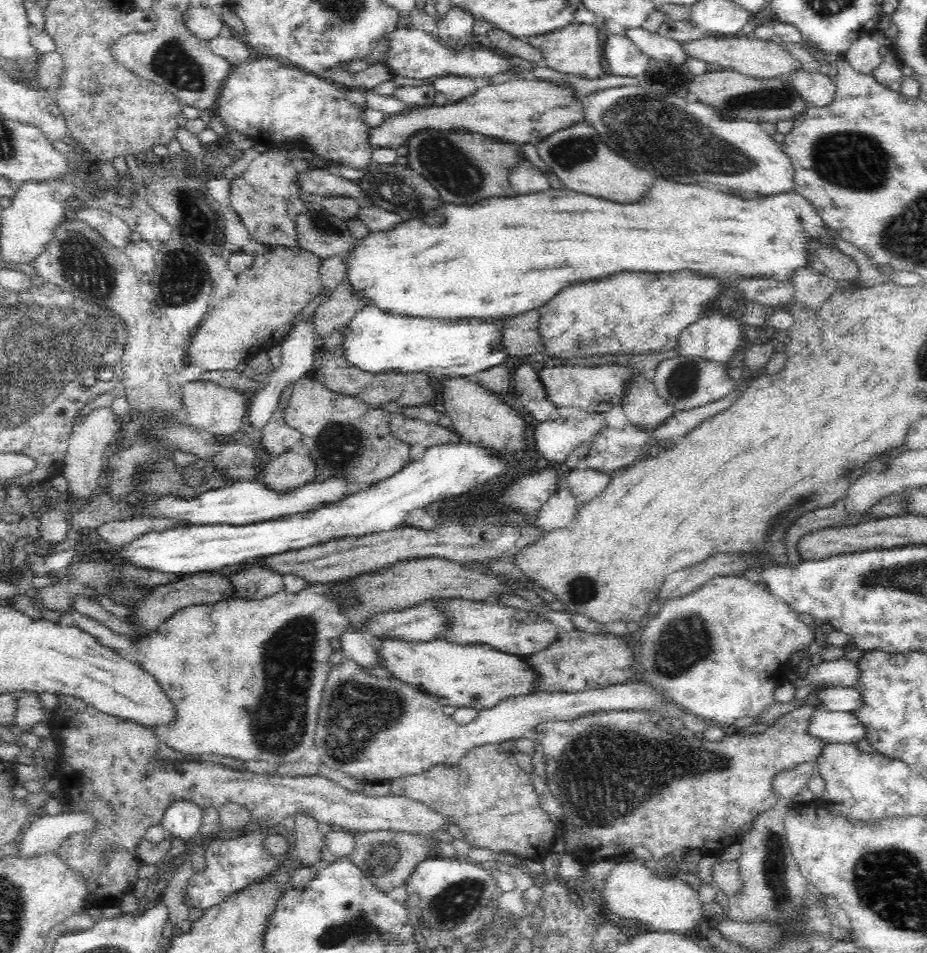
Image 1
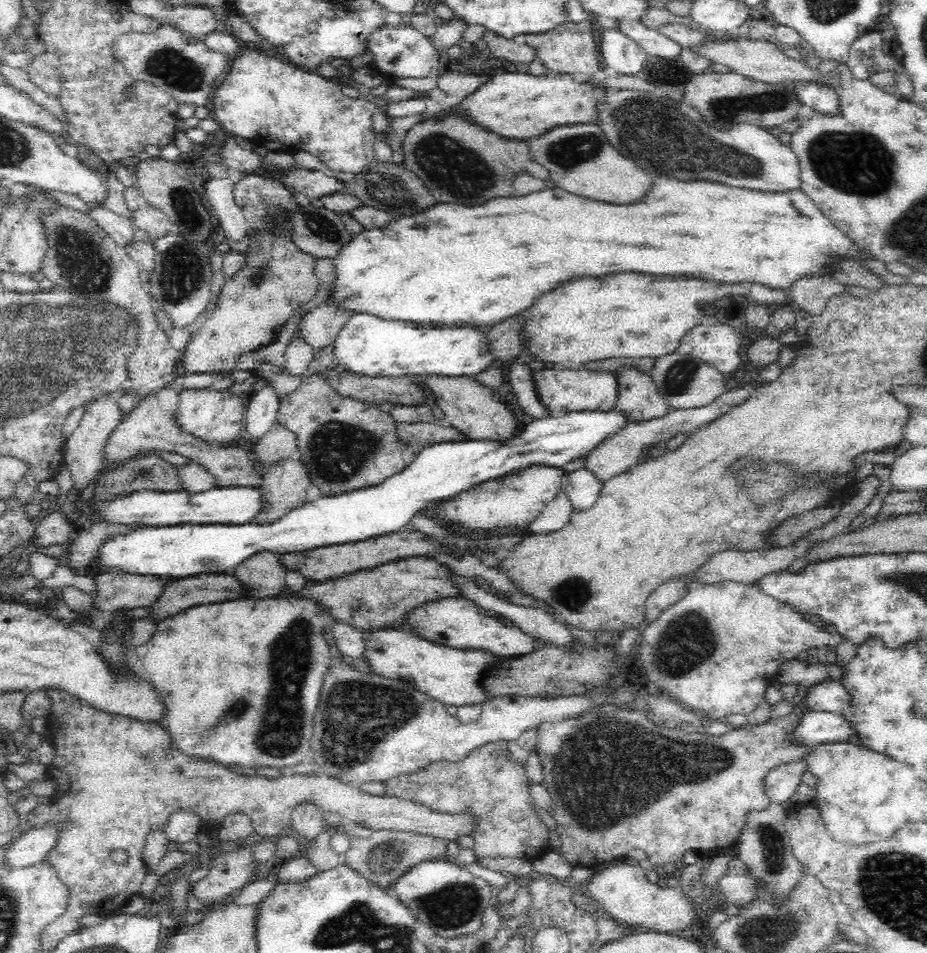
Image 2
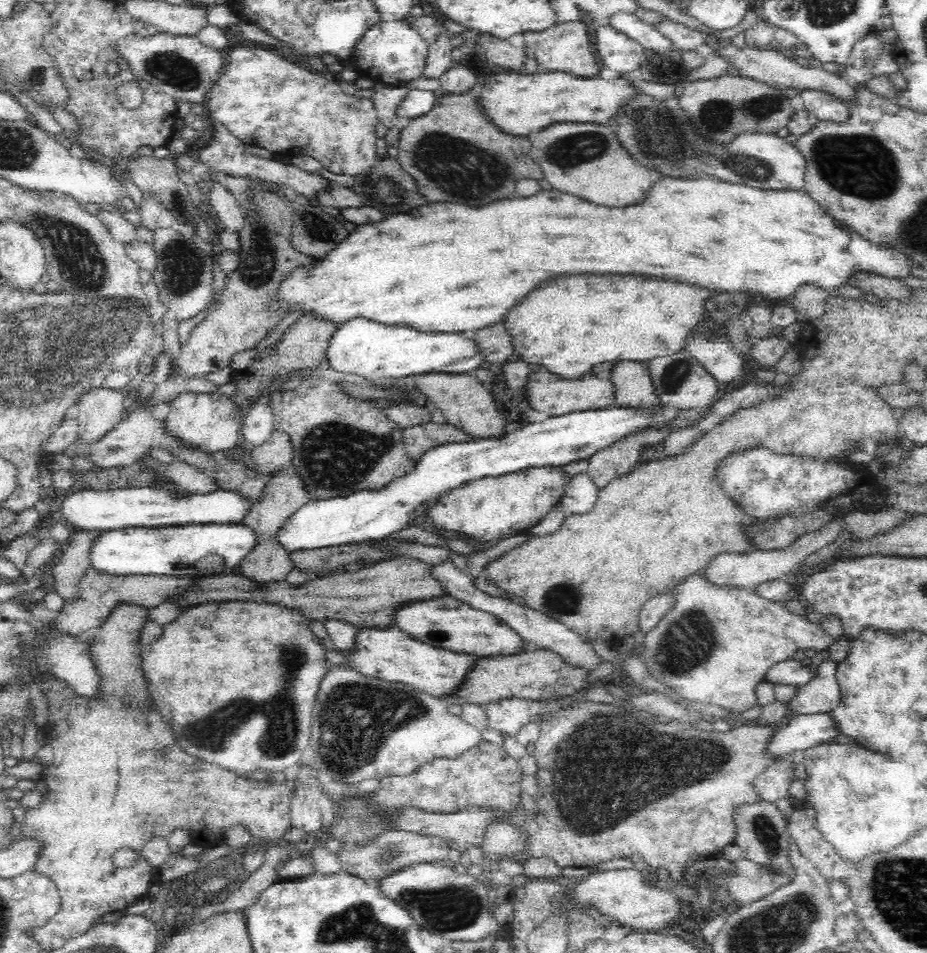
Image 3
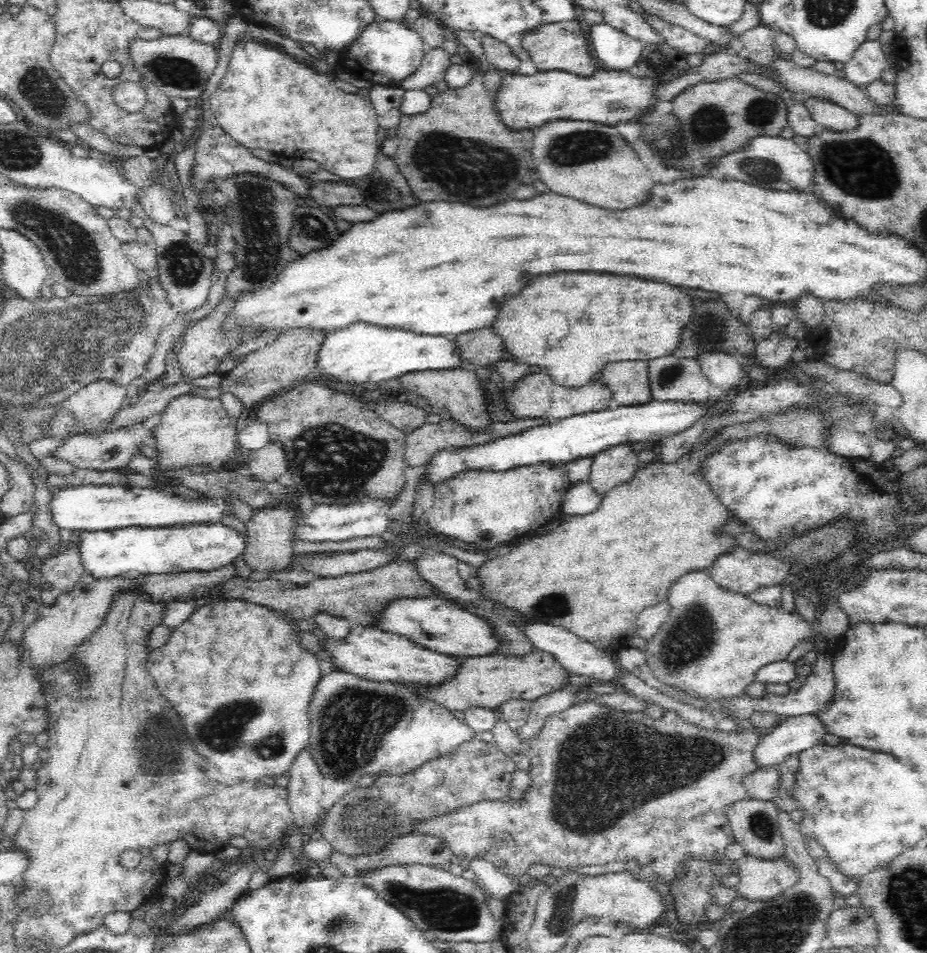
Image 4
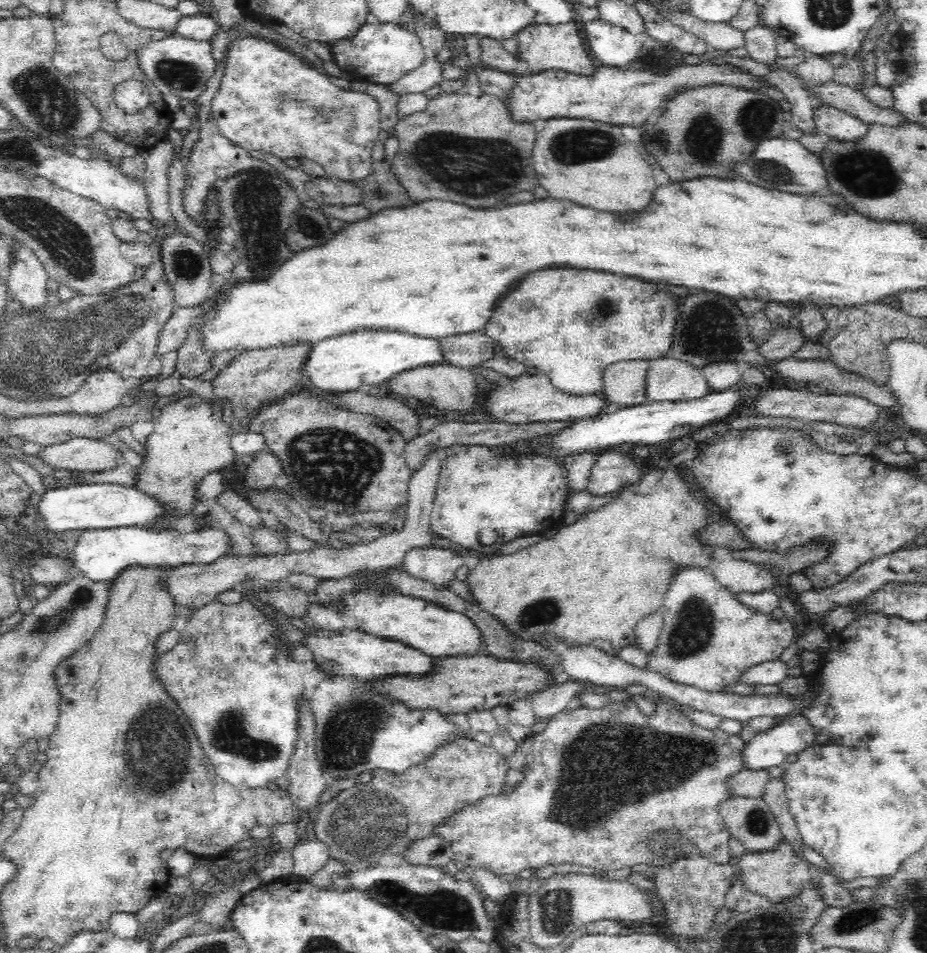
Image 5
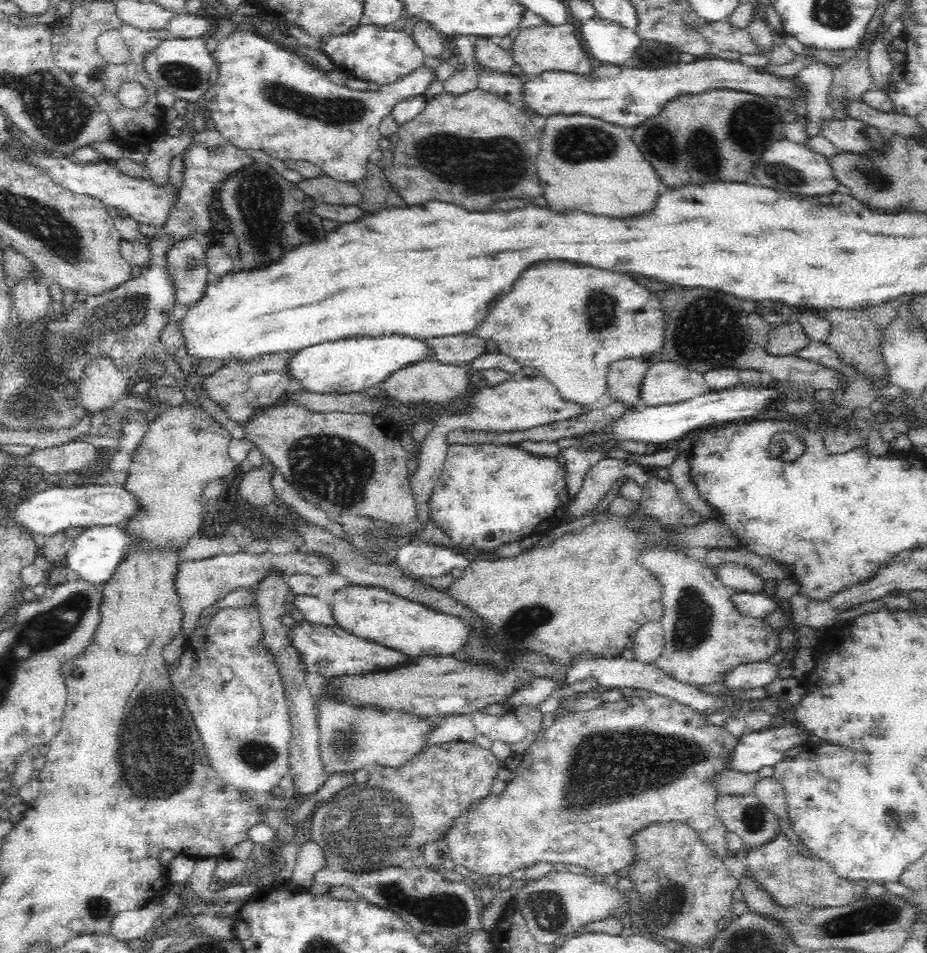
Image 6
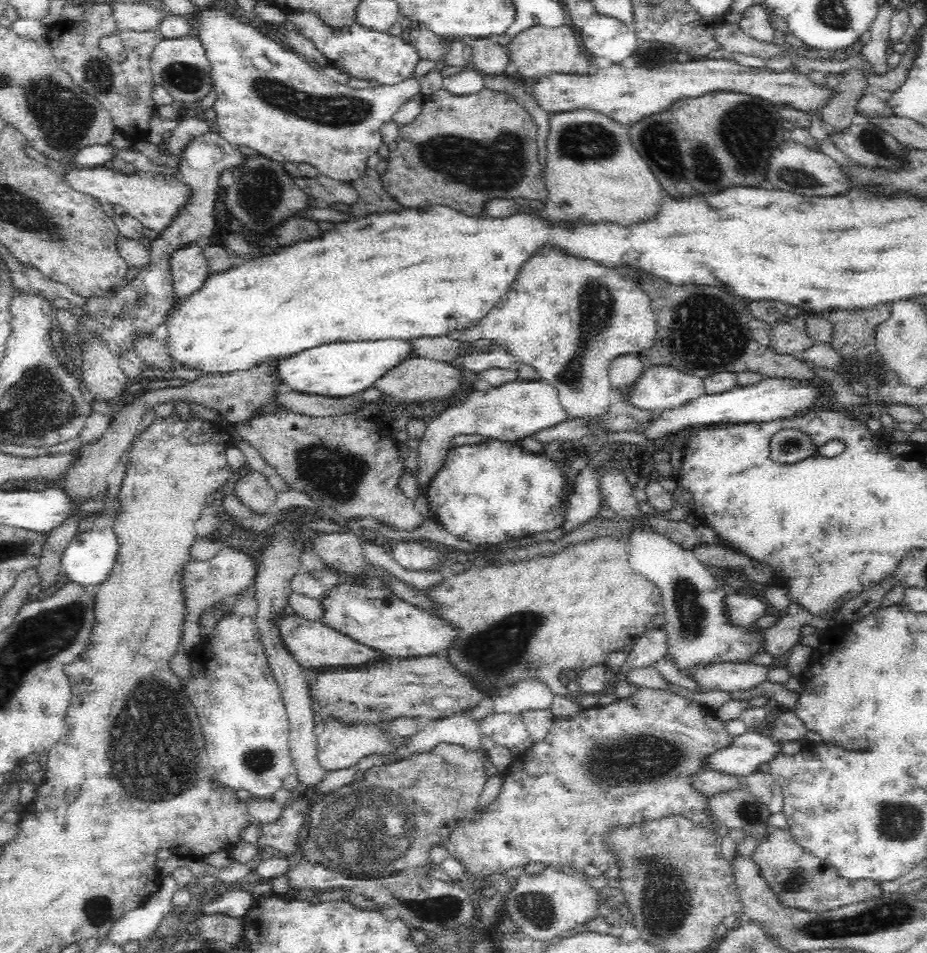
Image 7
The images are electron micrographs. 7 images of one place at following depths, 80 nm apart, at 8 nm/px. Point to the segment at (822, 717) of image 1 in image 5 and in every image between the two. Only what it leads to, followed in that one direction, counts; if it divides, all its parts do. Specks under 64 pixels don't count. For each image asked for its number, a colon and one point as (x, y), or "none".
2: (817, 727)
3: (804, 731)
4: (797, 733)
5: (768, 748)

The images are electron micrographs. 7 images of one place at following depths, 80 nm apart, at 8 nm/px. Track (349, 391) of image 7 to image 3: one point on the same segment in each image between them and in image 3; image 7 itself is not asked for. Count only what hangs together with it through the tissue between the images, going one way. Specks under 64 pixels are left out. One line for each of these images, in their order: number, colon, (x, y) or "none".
3: (361, 346)
4: (360, 352)
5: (360, 359)
6: (348, 365)

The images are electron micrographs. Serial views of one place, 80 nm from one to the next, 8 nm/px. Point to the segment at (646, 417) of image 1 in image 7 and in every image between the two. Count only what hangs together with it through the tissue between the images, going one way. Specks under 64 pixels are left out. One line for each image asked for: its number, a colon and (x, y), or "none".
2: (639, 401)
3: (634, 389)
4: (628, 381)
5: (624, 382)
6: (624, 378)
7: (624, 372)

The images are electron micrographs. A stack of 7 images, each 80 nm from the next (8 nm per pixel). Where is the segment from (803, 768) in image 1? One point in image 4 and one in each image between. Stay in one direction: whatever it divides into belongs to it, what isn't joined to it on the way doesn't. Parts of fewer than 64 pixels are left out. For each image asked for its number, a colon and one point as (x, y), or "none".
2: (781, 783)
3: (774, 783)
4: (763, 784)

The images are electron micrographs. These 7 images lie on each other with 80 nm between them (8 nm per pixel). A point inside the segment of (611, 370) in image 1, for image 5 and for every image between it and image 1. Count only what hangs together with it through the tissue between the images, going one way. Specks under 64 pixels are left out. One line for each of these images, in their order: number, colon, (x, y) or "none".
2: (575, 390)
3: (550, 395)
4: (535, 396)
5: (528, 398)

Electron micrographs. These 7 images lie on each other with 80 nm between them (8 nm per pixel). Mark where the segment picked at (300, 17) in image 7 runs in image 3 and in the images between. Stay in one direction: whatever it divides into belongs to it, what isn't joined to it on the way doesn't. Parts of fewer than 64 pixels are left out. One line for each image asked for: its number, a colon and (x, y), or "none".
3: (393, 52)
4: (388, 52)
5: (381, 53)
6: (380, 54)

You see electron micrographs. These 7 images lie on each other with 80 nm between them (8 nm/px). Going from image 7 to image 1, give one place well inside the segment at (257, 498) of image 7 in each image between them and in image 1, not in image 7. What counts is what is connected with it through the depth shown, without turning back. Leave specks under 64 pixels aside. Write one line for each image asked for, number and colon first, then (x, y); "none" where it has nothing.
1: (277, 436)
2: (279, 442)
3: (277, 452)
4: (270, 462)
5: (261, 473)
6: (255, 488)

